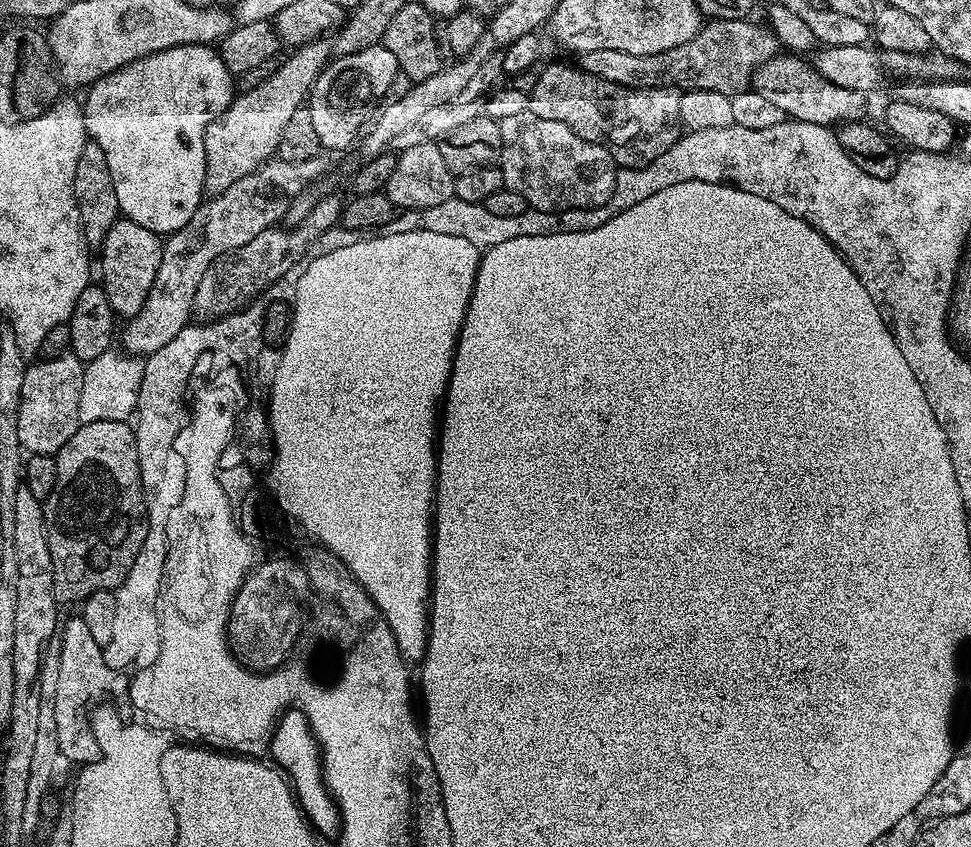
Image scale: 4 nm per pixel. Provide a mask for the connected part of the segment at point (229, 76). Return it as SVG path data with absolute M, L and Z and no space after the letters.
M187 44L186 46L174 46L168 50L162 50L161 52L155 52L149 56L138 58L134 62L114 70L108 76L95 80L90 85L87 89L88 97L82 100L84 130L87 139L91 143L102 146L102 154L106 154L106 166L110 166L110 178L114 186L114 194L118 194L118 206L121 213L127 219L138 222L138 226L146 226L146 230L151 232L171 234L182 230L182 226L186 226L186 222L190 222L190 218L194 218L194 214L198 211L206 196L204 190L204 179L206 178L204 135L208 127L232 104L234 99L232 84L234 88L233 73L228 71L228 67L224 64L224 60L220 57L220 53L215 47L206 44Z

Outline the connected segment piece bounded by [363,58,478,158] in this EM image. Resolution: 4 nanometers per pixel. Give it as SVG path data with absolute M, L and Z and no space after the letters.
M472 58L457 59L452 62L456 64L450 65L449 68L448 65L441 67L438 74L434 74L425 80L415 81L410 94L406 94L406 98L401 98L396 105L381 107L374 123L367 129L366 135L363 137L363 140L365 139L365 153L363 155L368 158L381 156L382 153L391 149L394 138L398 138L398 134L405 133L414 122L418 122L429 110L435 110L437 106L457 103L465 95L463 92L471 84L473 86L474 81L477 79L478 64L475 64L474 61L475 59Z

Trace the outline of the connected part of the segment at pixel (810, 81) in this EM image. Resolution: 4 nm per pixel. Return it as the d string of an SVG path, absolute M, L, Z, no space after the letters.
M776 54L755 70L750 79L751 87L762 98L767 98L778 106L781 114L811 124L841 126L852 121L859 121L864 116L865 93L838 86L822 74L816 72L811 63L803 64L796 54Z

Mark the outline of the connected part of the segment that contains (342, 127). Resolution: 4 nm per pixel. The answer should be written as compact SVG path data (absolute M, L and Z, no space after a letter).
M383 46L358 50L349 56L336 56L325 67L310 93L310 107L321 149L348 148L355 142L356 135L358 140L381 107L386 90L390 90L390 82L394 82L397 71L394 54Z

